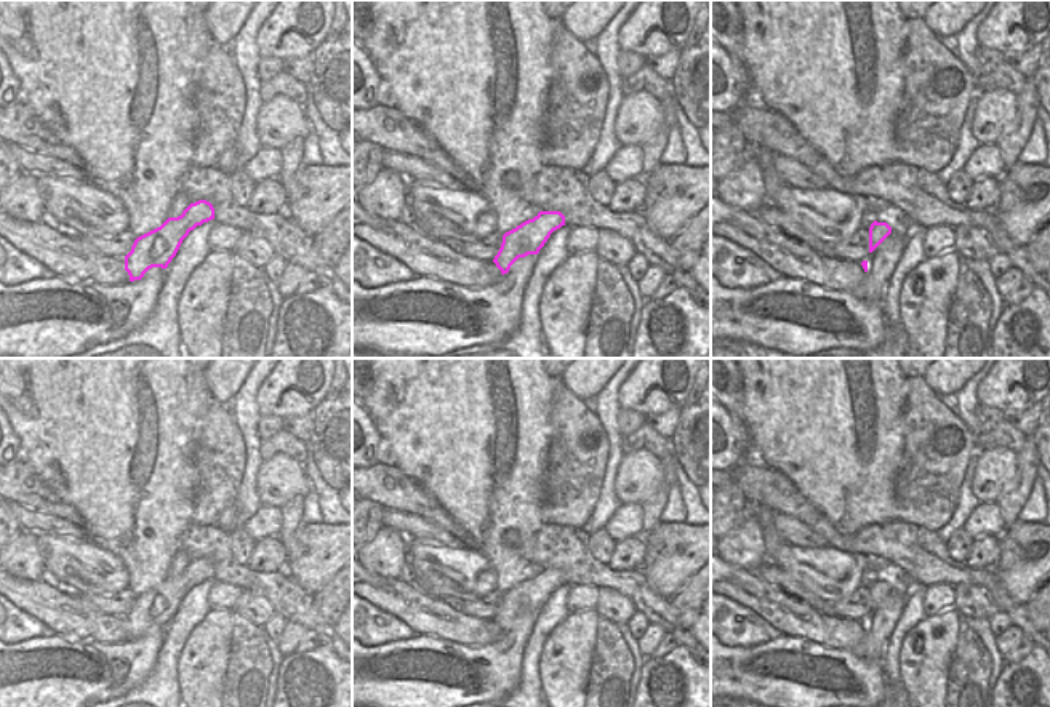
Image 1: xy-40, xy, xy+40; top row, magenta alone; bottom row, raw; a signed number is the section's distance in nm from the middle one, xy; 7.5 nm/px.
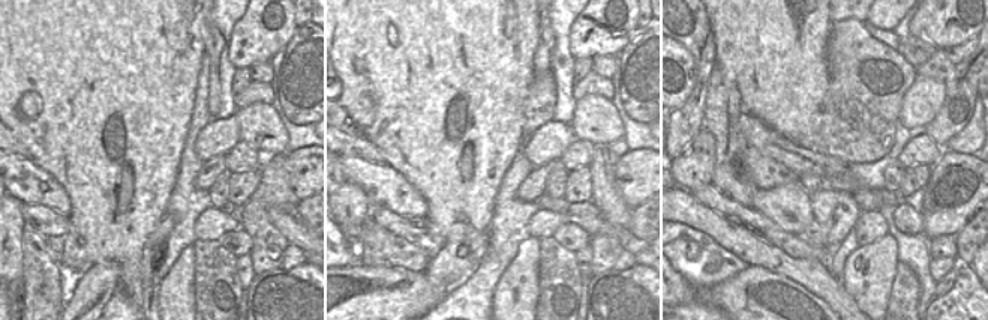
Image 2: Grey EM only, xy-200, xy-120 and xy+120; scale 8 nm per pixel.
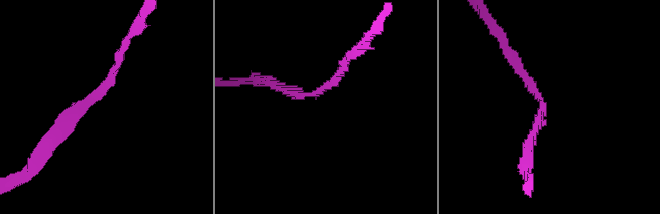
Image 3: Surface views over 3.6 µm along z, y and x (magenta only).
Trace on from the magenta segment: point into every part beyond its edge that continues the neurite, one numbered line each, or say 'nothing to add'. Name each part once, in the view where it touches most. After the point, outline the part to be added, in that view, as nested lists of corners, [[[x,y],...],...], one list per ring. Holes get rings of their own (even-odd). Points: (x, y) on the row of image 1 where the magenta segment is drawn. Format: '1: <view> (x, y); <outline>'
nothing to add

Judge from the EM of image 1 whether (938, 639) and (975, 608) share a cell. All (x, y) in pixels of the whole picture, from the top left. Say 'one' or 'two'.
two

